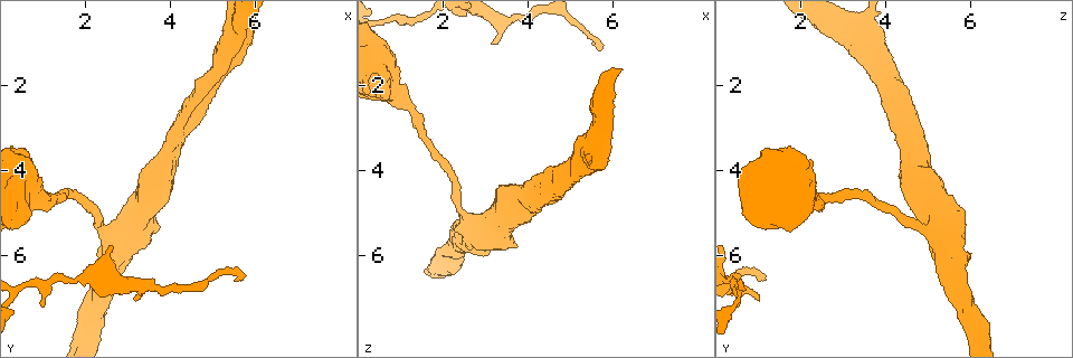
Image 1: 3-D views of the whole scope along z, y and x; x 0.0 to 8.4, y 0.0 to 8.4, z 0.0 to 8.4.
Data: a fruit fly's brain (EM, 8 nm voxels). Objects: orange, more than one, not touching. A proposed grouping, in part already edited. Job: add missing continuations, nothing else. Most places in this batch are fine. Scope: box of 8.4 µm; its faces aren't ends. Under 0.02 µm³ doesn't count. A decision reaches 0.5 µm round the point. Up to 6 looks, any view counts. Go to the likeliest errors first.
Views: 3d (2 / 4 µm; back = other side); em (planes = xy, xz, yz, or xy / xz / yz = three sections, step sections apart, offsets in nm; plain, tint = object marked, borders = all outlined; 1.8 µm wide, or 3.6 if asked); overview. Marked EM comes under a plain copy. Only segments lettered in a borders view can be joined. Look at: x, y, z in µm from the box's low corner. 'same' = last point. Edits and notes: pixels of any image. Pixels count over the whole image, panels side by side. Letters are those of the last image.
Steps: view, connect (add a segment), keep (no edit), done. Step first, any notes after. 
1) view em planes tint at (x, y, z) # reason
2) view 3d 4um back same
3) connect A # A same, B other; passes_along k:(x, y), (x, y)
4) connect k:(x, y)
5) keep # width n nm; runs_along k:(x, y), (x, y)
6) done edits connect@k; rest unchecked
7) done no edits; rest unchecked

view 3d 4um at (3.15, 6.95, 1.05) # an open end

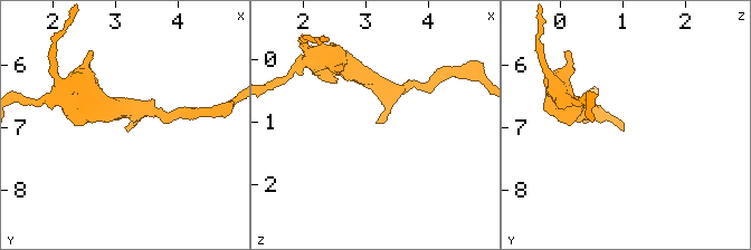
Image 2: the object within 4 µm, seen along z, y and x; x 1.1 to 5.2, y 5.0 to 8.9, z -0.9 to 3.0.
view em yz step 4 tint at (3.20, 7.00, 1.05)

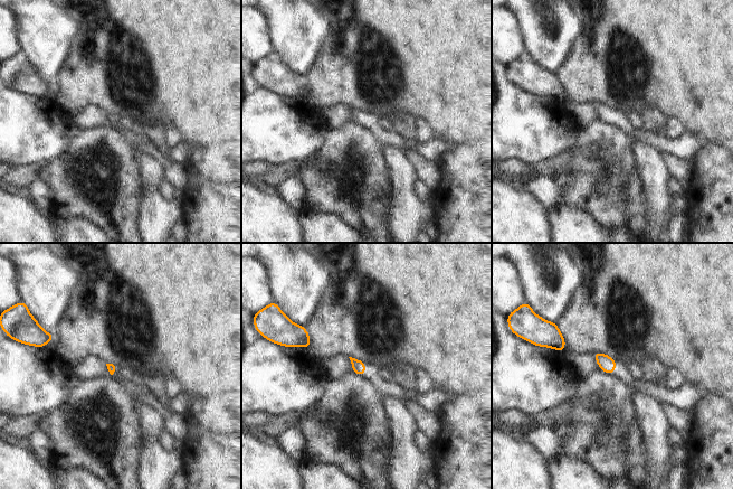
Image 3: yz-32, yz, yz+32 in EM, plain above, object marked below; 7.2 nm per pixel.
view em xz step 4 borders same # another direction

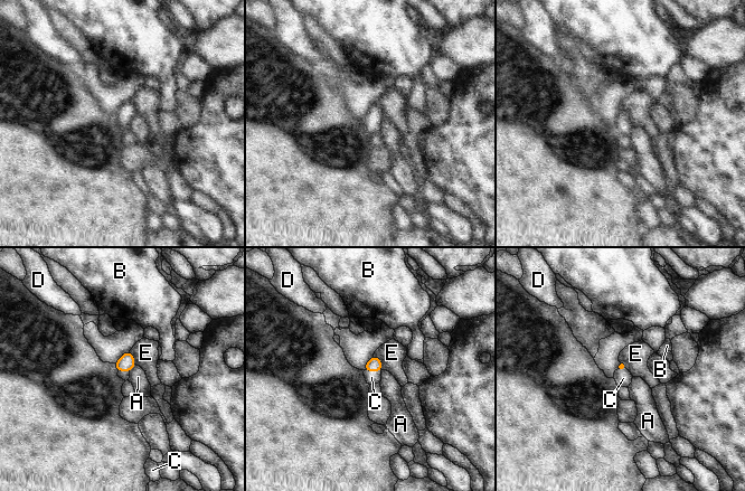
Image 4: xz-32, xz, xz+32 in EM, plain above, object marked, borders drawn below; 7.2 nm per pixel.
connect 4:(371, 377) # A other, B other, C same, D other, E other; passes_along 4:(374, 365), (373, 370), (371, 377); the neuron continues

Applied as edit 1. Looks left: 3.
view overview # redraw

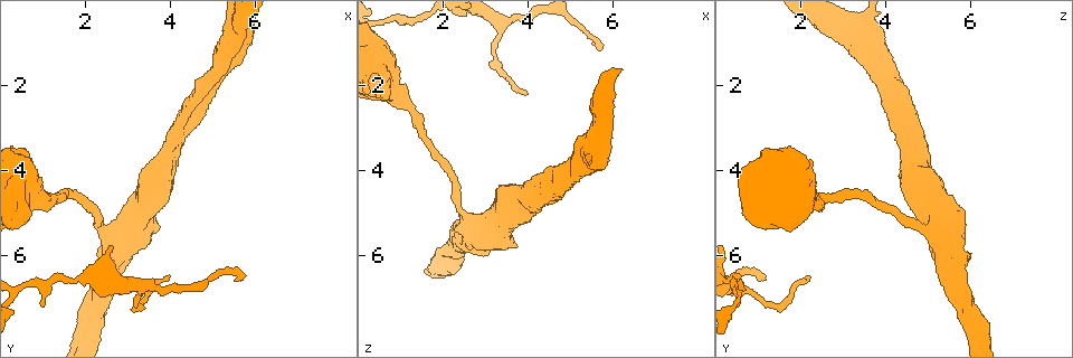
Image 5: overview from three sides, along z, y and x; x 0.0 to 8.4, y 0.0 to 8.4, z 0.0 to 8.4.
view 3d 4um at (4.35, 2.85, 4.10) # thick end

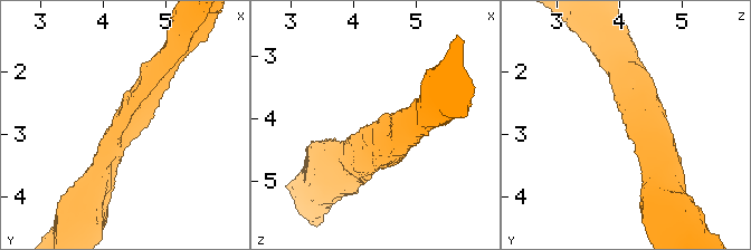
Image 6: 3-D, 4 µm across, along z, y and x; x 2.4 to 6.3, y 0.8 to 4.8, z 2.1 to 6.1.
view em xy step 4 borders at (4.30, 2.90, 4.10)

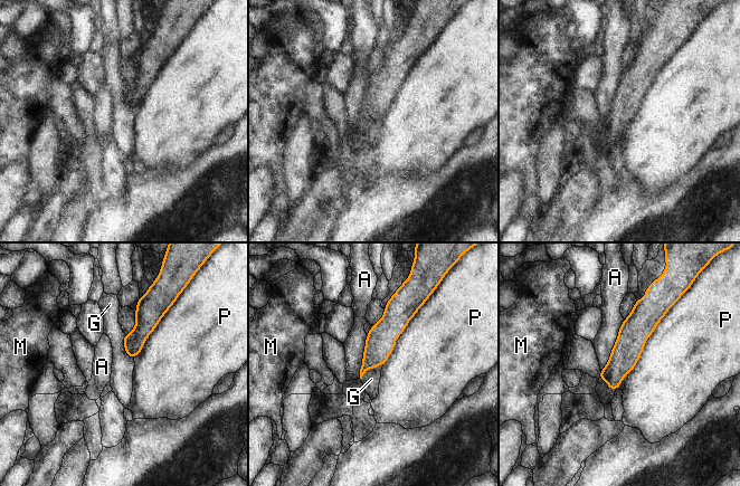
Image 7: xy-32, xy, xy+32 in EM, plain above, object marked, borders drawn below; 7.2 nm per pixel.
keep # A other, G other, M other, P other; none of them fits

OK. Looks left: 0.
done edits connect@4; rest unchecked

